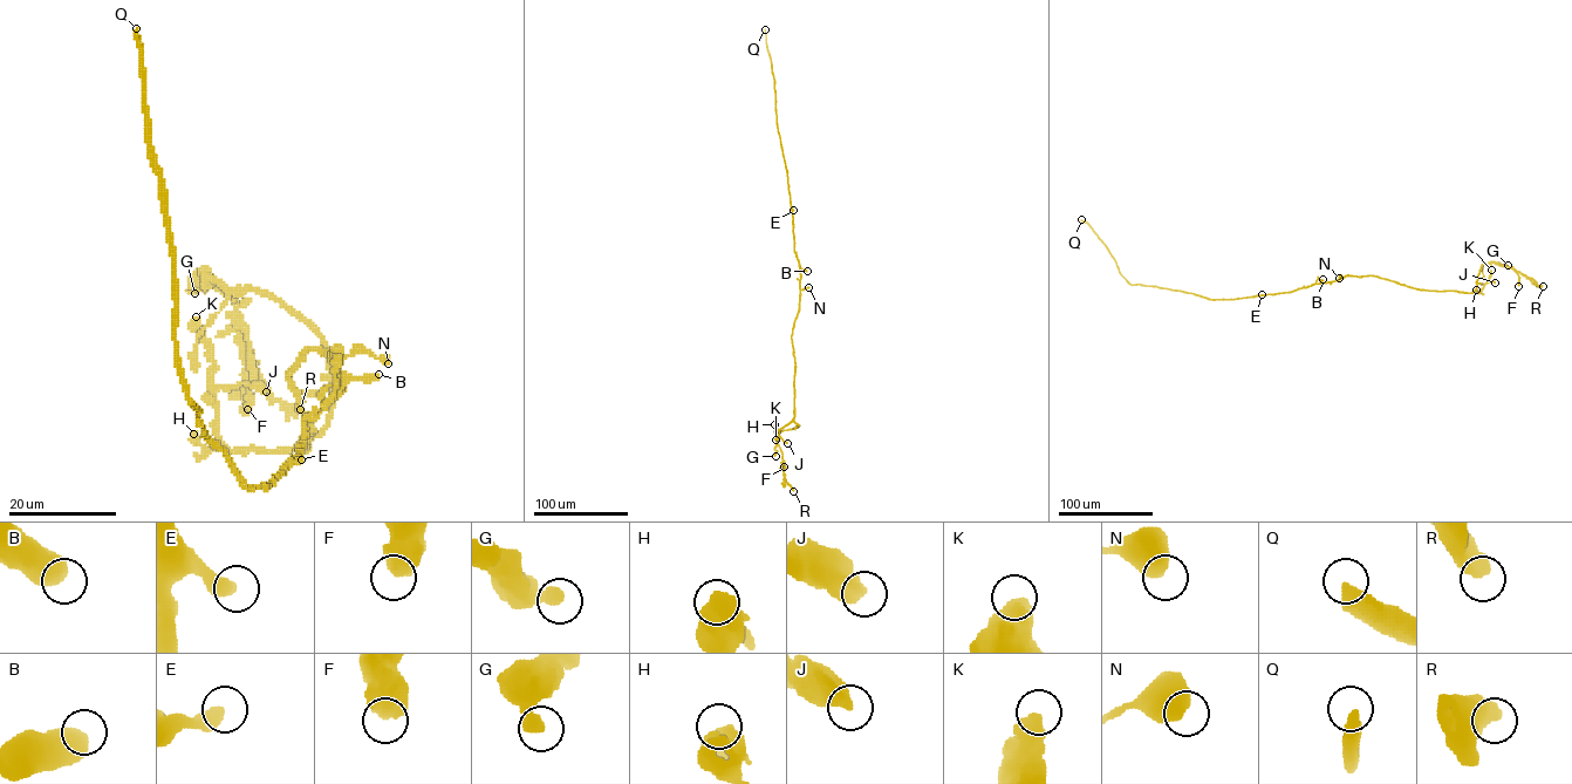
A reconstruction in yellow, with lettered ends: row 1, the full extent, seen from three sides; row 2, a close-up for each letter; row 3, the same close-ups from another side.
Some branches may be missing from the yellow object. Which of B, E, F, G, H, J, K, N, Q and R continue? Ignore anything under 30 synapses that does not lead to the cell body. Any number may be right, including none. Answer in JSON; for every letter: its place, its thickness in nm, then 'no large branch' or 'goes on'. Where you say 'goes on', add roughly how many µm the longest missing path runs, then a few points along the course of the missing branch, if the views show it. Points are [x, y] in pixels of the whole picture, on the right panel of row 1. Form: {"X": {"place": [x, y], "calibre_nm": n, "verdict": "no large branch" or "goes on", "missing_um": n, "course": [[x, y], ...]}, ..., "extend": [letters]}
{"B": {"place": [1323, 279], "calibre_nm": 650, "verdict": "no large branch"}, "E": {"place": [1262, 294], "calibre_nm": 480, "verdict": "no large branch"}, "F": {"place": [1518, 286], "calibre_nm": 700, "verdict": "no large branch"}, "G": {"place": [1508, 265], "calibre_nm": 480, "verdict": "no large branch"}, "H": {"place": [1476, 290], "calibre_nm": 750, "verdict": "no large branch"}, "J": {"place": [1495, 283], "calibre_nm": 550, "verdict": "no large branch"}, "K": {"place": [1491, 270], "calibre_nm": 700, "verdict": "no large branch"}, "N": {"place": [1339, 278], "calibre_nm": 600, "verdict": "no large branch"}, "Q": {"place": [1081, 219], "calibre_nm": 480, "verdict": "goes on", "missing_um": 450}, "R": {"place": [1543, 286], "calibre_nm": 600, "verdict": "no large branch"}, "extend": ["Q"]}

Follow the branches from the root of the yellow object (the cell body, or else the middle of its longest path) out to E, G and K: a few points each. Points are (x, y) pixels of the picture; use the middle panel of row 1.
E: (799, 265), (794, 250), (793, 210)
G: (799, 265), (799, 308), (792, 334), (795, 361), (793, 420), (799, 425), (780, 433), (776, 456)
K: (799, 265), (799, 308), (792, 334), (793, 418), (779, 429), (776, 440)

